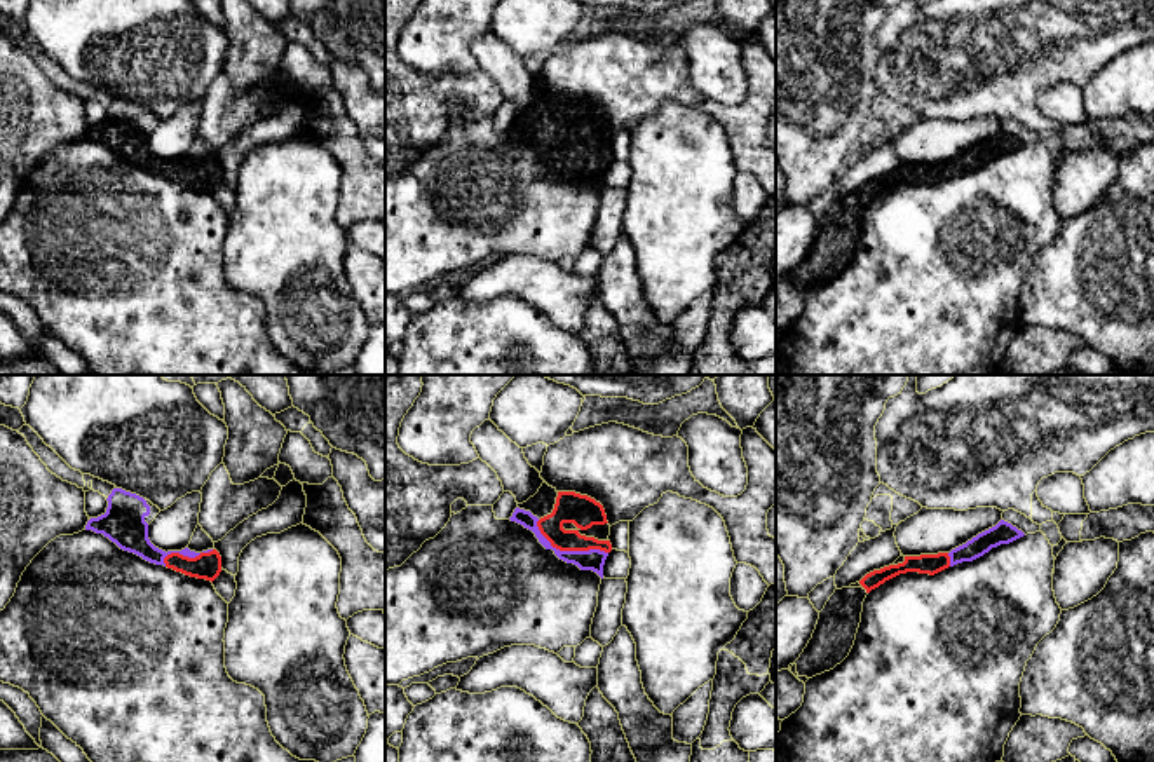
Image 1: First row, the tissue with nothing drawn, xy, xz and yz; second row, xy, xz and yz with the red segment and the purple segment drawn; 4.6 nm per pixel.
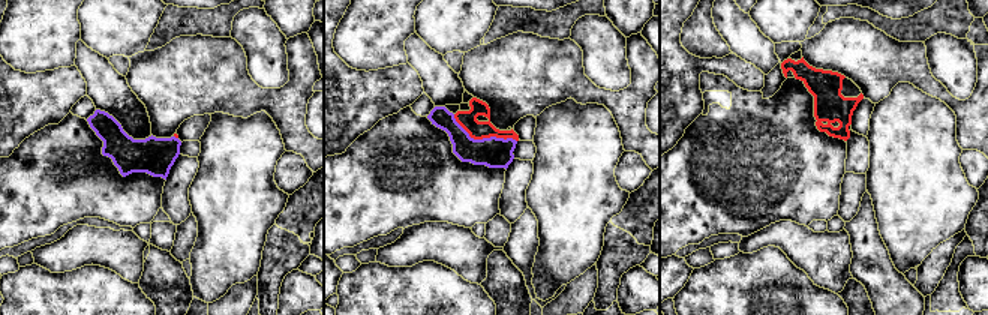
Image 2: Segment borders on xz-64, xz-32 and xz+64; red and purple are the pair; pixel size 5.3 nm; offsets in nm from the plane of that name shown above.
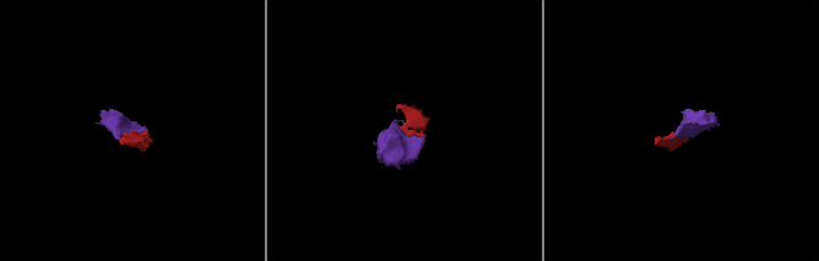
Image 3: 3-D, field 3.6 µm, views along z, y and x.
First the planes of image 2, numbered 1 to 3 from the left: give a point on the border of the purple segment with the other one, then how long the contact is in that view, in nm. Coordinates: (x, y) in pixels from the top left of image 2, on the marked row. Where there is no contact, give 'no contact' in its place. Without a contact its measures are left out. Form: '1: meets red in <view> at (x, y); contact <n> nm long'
1: meets red in xz-64 at (176, 137); contact 30 nm long
2: meets red in xz-32 at (483, 137); contact 380 nm long
3: no contact

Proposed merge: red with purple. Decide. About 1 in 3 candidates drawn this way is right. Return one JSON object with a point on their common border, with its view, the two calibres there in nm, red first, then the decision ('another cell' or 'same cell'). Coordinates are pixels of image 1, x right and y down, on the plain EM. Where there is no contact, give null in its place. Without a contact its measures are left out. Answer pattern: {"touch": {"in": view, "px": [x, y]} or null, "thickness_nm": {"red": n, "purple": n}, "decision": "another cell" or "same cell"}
{"touch": {"in": "xz", "px": [569, 159]}, "thickness_nm": {"red": 150, "purple": 100}, "decision": "same cell"}

